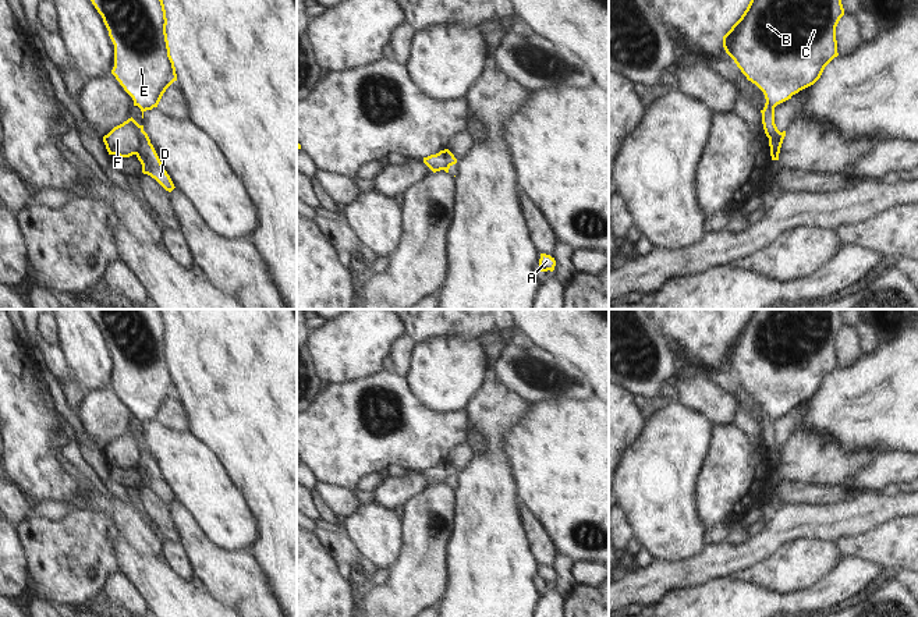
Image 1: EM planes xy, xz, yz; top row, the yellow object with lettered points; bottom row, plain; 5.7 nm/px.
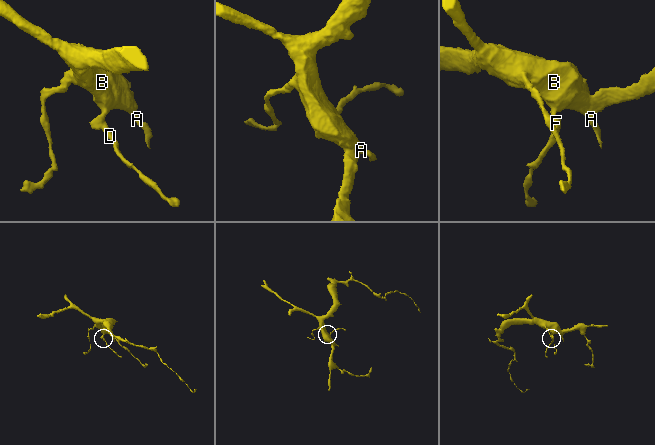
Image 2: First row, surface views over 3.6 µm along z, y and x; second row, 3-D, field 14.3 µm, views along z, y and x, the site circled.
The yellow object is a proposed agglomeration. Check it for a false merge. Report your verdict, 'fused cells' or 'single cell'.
fused cells

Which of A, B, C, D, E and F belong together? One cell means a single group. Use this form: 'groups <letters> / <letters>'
groups A B C E F / D

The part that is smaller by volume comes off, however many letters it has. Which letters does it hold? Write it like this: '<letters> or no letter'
D.

